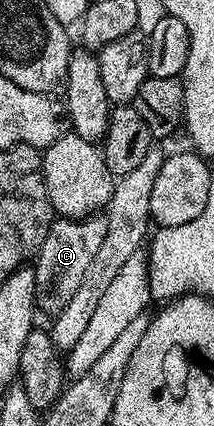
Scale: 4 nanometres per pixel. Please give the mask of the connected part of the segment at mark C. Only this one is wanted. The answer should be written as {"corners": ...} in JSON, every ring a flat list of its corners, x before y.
{"corners":[[93,215,73,219,60,217,53,220,50,231,36,252,34,258,34,283,36,284,36,308,41,314,55,315,61,313,70,303,70,298,78,292,86,271,98,247,102,247,102,239,106,239,107,216]]}

